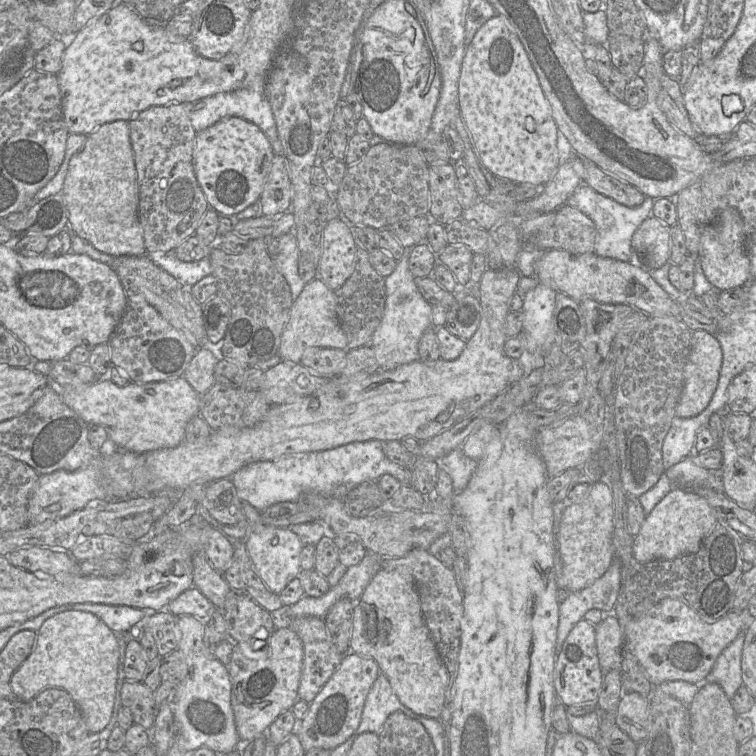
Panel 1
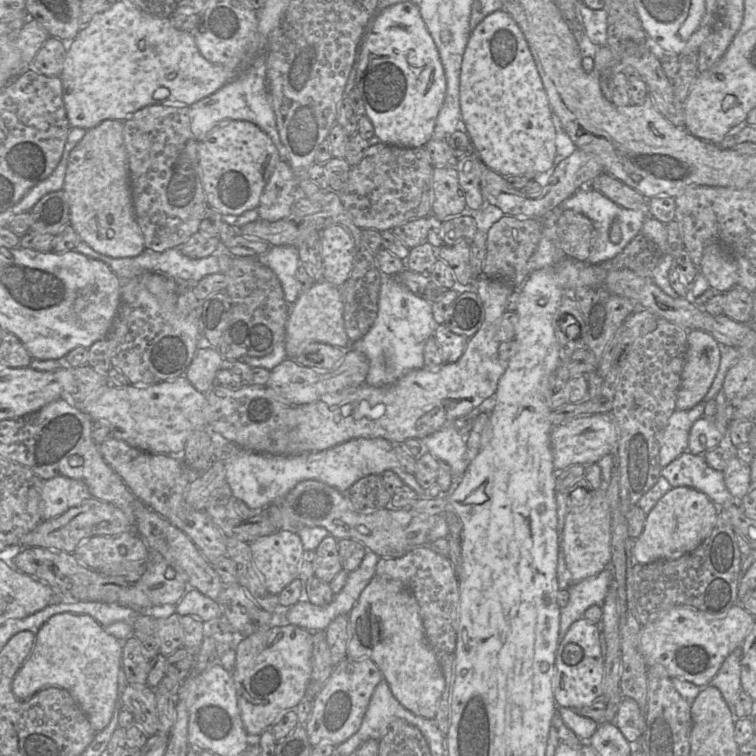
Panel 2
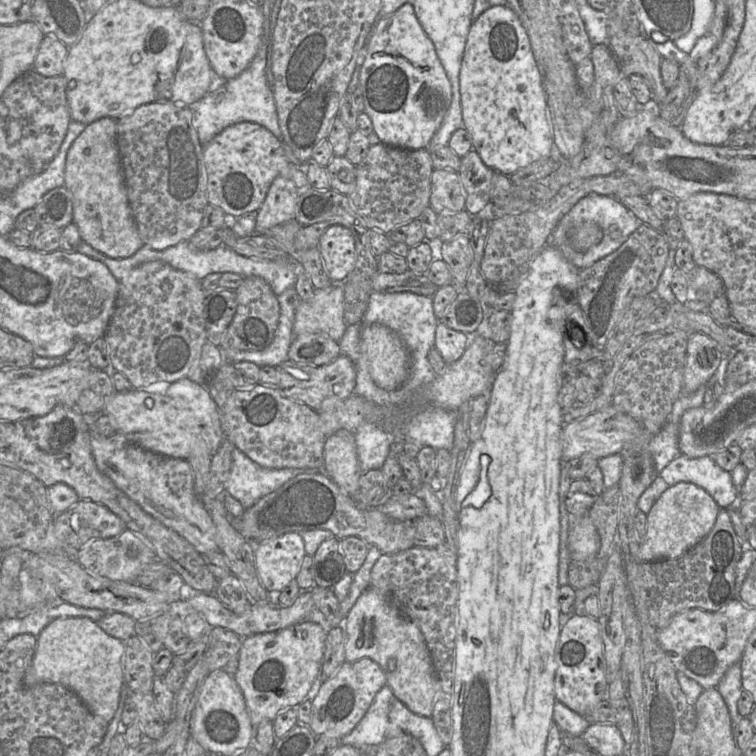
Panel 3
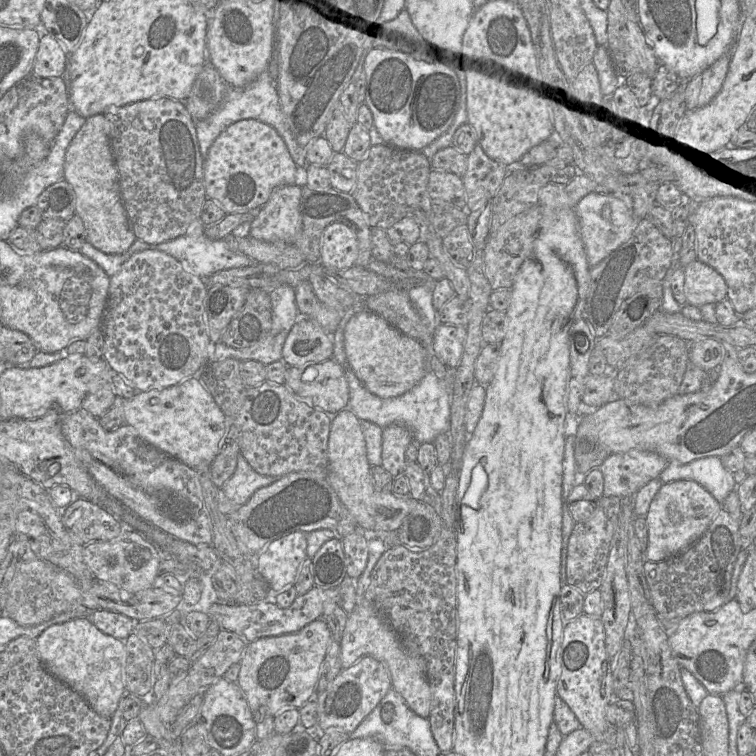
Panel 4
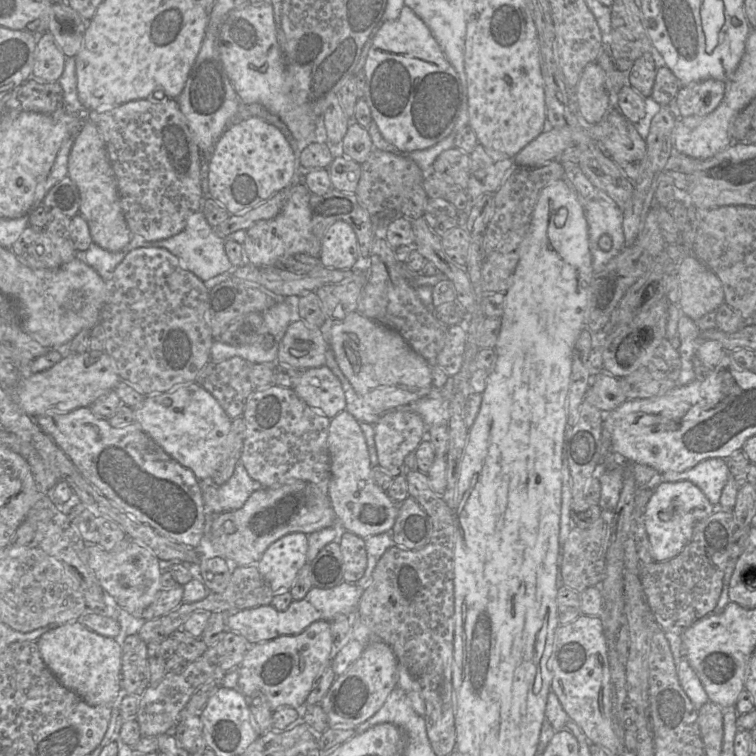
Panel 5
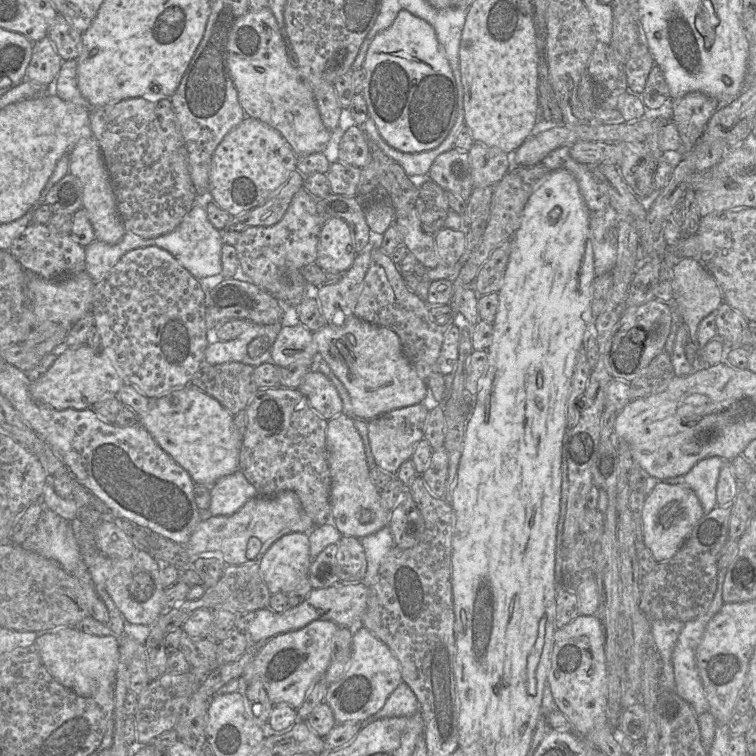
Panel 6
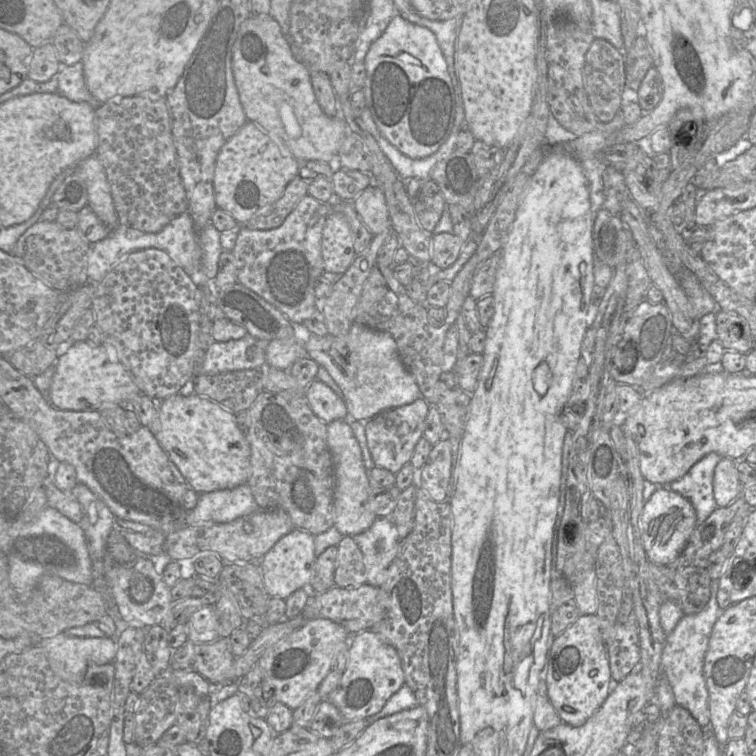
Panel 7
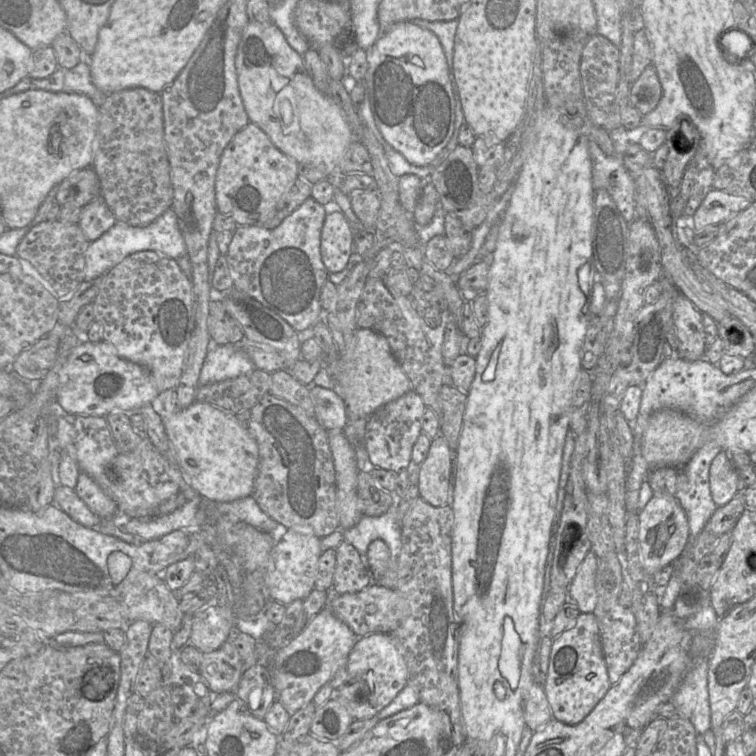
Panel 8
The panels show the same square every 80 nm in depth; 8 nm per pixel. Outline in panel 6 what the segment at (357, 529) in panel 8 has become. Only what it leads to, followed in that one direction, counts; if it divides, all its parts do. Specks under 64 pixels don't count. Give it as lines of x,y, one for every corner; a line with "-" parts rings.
389,526
360,539
367,560
367,569
362,583
371,587
377,581
383,558
394,548
395,542

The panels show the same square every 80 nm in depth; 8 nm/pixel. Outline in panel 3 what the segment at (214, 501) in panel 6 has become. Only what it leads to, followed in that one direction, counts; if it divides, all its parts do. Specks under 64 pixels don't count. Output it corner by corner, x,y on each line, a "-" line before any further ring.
237,447
232,452
232,467
225,484
225,492
237,499
245,509
253,506
259,499
280,488
291,478
306,471
323,471
297,468
270,469
264,468
252,461

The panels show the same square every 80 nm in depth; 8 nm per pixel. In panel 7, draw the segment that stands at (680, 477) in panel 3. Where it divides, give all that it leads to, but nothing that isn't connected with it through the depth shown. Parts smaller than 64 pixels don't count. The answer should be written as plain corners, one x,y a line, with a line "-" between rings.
712,452
696,462
680,479
668,487
688,499
696,512
697,524
718,508
713,495
714,470
722,456

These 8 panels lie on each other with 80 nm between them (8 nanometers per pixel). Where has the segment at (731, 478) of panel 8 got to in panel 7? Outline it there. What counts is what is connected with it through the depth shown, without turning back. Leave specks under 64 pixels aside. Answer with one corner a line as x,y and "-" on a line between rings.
722,457
715,467
713,475
713,495
718,507
729,506
741,496
739,473
736,462
728,457

